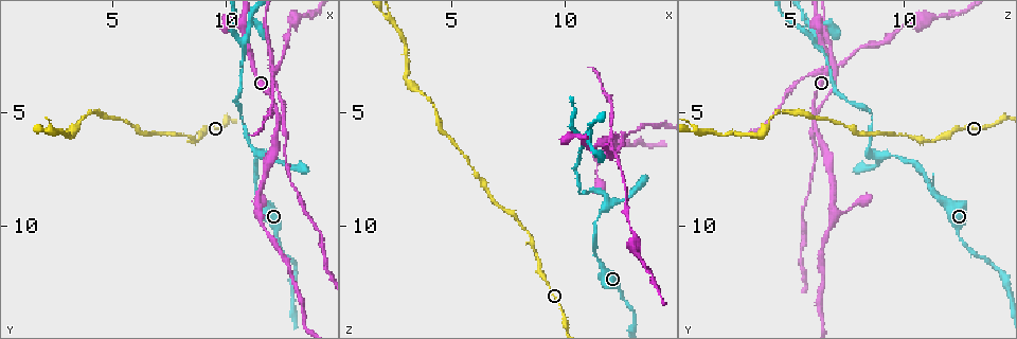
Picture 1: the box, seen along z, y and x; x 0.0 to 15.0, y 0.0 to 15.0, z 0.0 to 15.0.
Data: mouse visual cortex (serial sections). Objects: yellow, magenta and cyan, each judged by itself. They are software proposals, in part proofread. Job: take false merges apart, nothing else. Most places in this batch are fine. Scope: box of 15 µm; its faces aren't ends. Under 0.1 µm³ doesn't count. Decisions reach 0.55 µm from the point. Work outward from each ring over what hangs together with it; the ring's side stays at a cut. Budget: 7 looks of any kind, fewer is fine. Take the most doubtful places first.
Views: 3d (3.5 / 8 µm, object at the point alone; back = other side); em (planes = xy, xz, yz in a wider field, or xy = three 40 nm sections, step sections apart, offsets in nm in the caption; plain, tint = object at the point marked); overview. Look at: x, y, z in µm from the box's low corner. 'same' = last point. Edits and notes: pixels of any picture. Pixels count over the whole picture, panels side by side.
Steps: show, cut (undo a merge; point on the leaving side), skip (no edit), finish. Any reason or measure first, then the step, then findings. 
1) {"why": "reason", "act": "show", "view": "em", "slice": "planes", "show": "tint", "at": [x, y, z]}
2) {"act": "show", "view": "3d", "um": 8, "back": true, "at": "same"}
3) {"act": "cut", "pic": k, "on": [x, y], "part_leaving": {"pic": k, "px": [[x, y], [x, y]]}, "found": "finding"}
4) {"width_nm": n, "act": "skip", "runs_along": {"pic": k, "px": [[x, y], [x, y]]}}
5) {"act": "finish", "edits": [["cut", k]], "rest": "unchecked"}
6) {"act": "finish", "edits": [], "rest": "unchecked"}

{"why": "four or more arms meet", "act": "show", "view": "3d", "um": 8, "at": [12.3, 5.0, 6.1]}

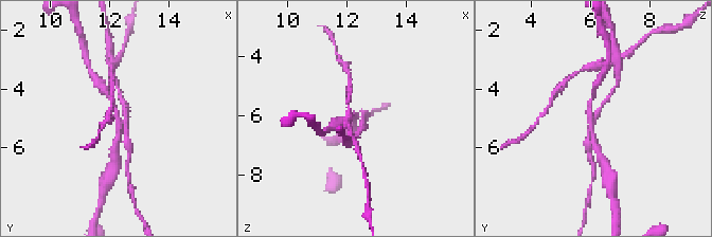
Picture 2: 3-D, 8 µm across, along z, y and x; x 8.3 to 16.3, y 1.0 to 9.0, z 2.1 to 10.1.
{"arms": 4, "arm_widths_nm": [150, 150, 200, 250], "act": "show", "view": "em", "slice": "xy", "step": 3, "show": "tint", "at": [12.3, 5.0, 6.1]}

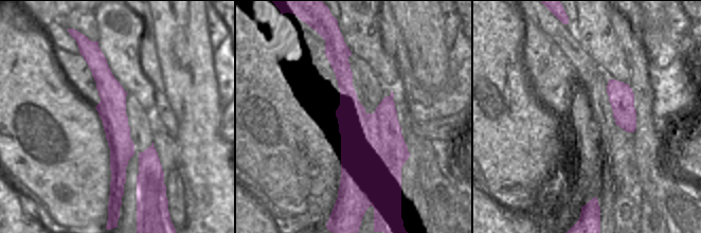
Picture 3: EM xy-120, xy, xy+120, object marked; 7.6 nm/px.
{"act": "cut", "pic": 2, "on": [590, 158], "part_leaving": {"pic": 2, "px": [[594, 117], [615, 90], [618, 80]]}, "found": "two cells meet here"}

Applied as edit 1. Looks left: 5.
{"act": "show", "view": "overview"}

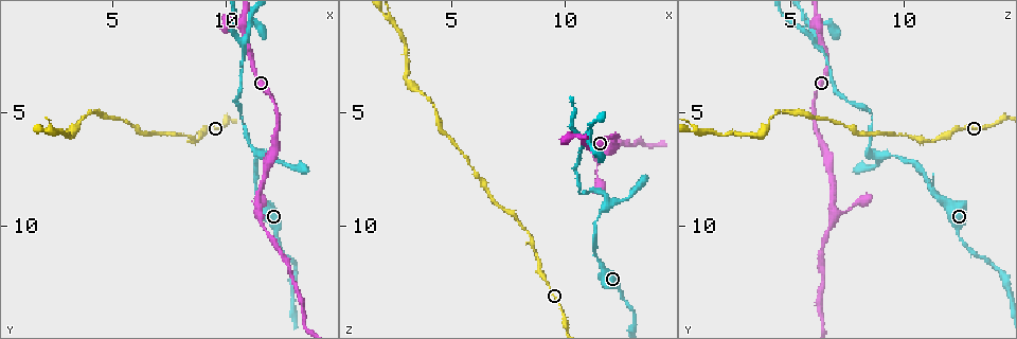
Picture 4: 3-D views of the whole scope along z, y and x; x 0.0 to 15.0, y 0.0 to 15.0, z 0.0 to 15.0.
{"why": "four or more arms meet", "act": "show", "view": "3d", "um": 3.5, "at": [10.8, 1.9, 6.0]}

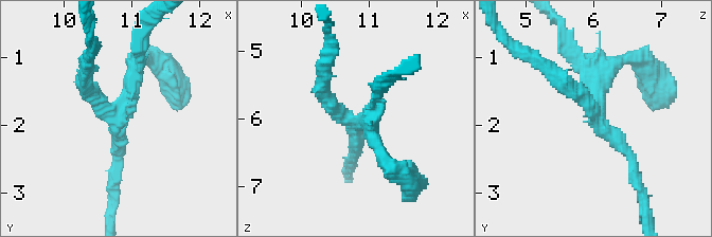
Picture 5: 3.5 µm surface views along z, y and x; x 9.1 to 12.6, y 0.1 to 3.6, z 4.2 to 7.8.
{"arms": 4, "arm_widths_nm": [150, 200, 200, 200], "act": "show", "view": "em", "slice": "planes", "show": "plain", "at": [10.75, 1.90, 6.05]}

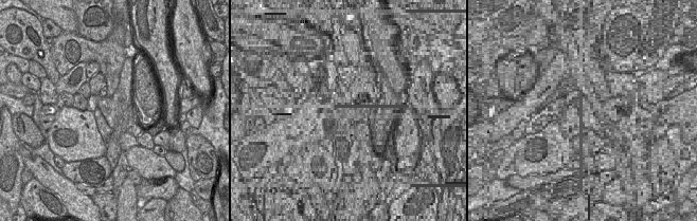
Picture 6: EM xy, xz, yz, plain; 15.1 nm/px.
{"why": "with the object marked", "act": "show", "view": "em", "slice": "planes", "show": "tint", "at": "same"}

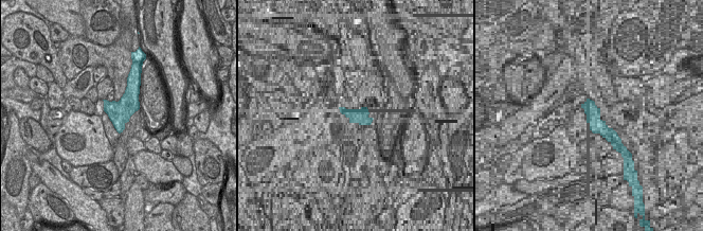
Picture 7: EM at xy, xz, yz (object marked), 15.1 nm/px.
{"width_nm": 340, "act": "cut", "pic": 5, "on": [602, 68], "part_leaving": {"pic": 5, "px": [[120, 111], [132, 62], [153, 56]]}, "found": "a second cell is stuck on"}

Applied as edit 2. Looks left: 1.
{"act": "finish", "edits": [["cut", 2], ["cut", 5]], "rest": "unchecked"}

